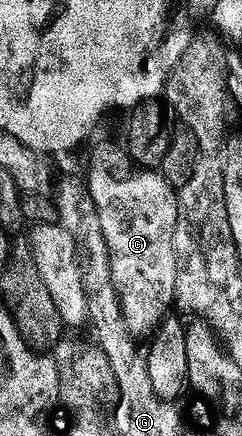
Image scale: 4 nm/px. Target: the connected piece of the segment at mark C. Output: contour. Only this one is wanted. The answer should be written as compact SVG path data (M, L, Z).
M100 148L93 154L88 168L86 192L96 207L102 238L106 238L110 254L110 278L120 299L122 314L128 329L134 334L141 334L144 331L147 333L159 321L162 311L167 309L168 303L173 303L176 295L176 259L172 235L176 225L177 189L167 184L159 171L137 170L127 155L117 148Z

